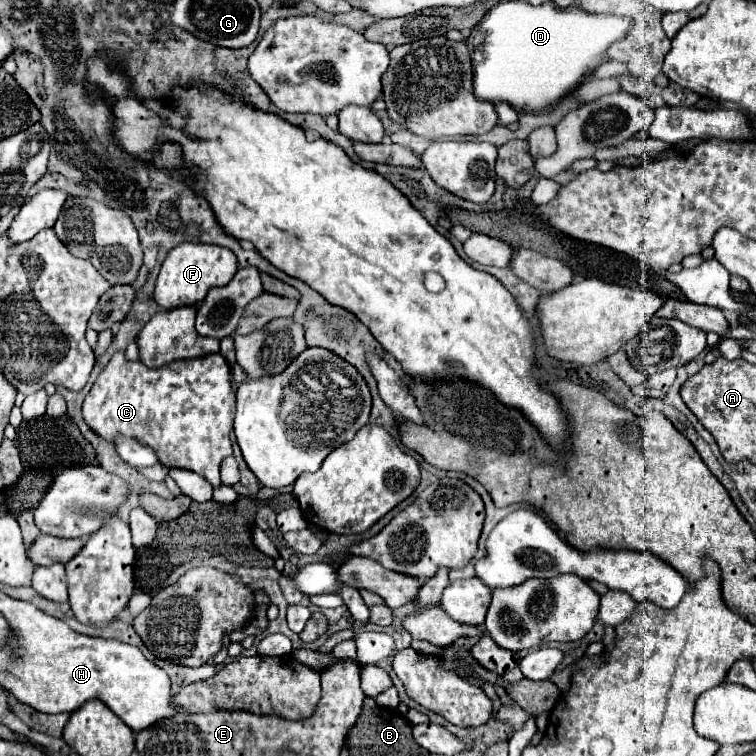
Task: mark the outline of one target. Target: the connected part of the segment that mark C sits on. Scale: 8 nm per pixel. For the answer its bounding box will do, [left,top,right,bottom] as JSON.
[83,351,235,487]

